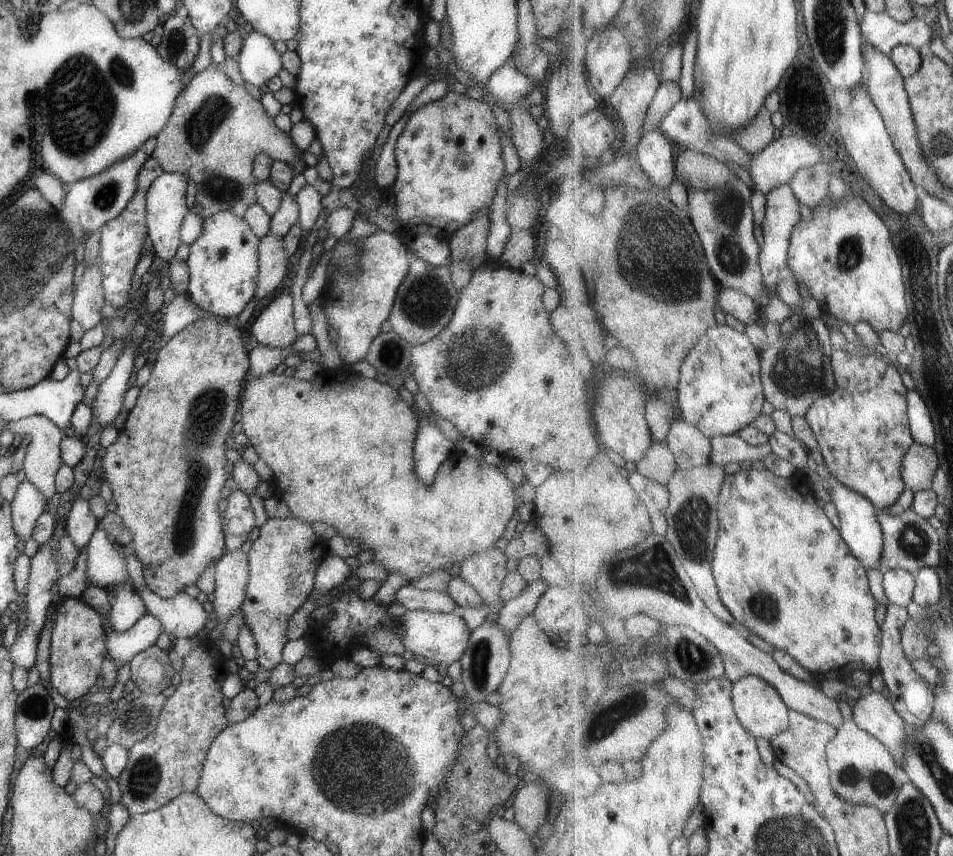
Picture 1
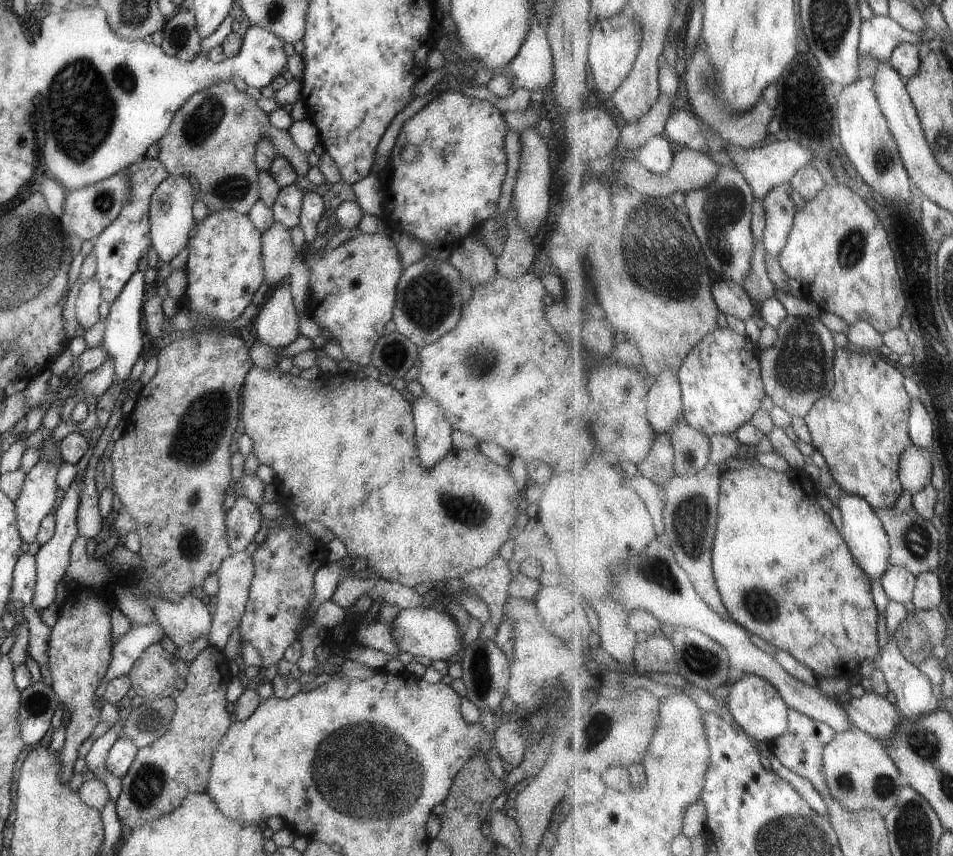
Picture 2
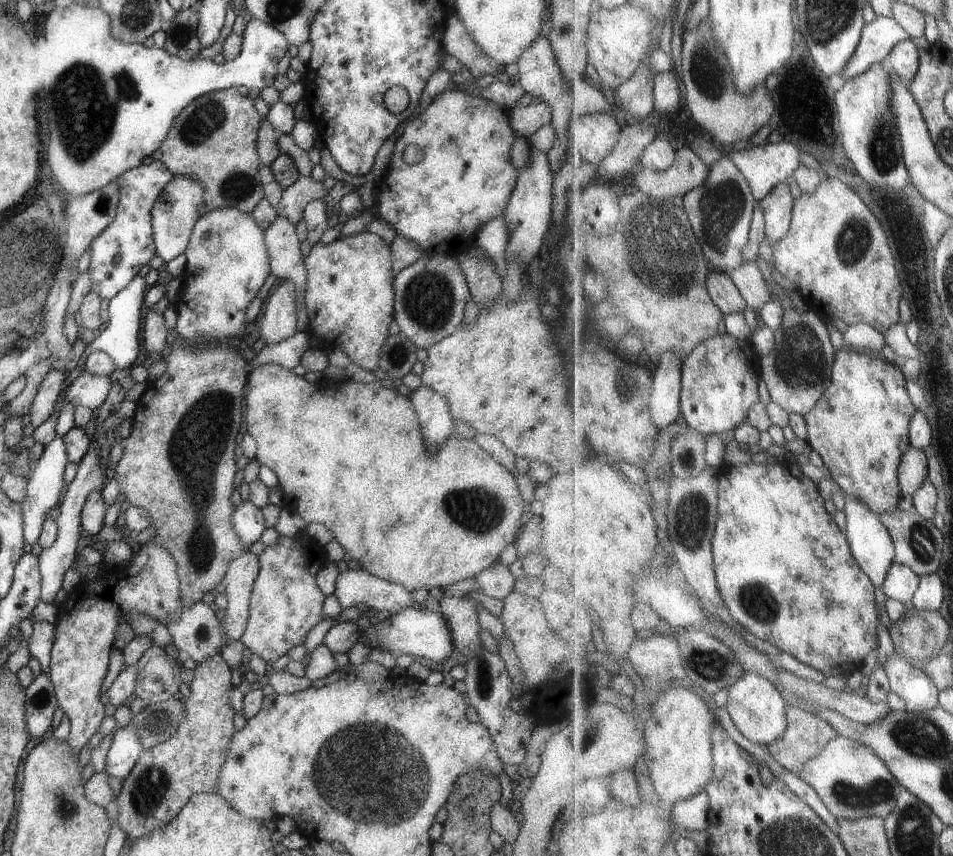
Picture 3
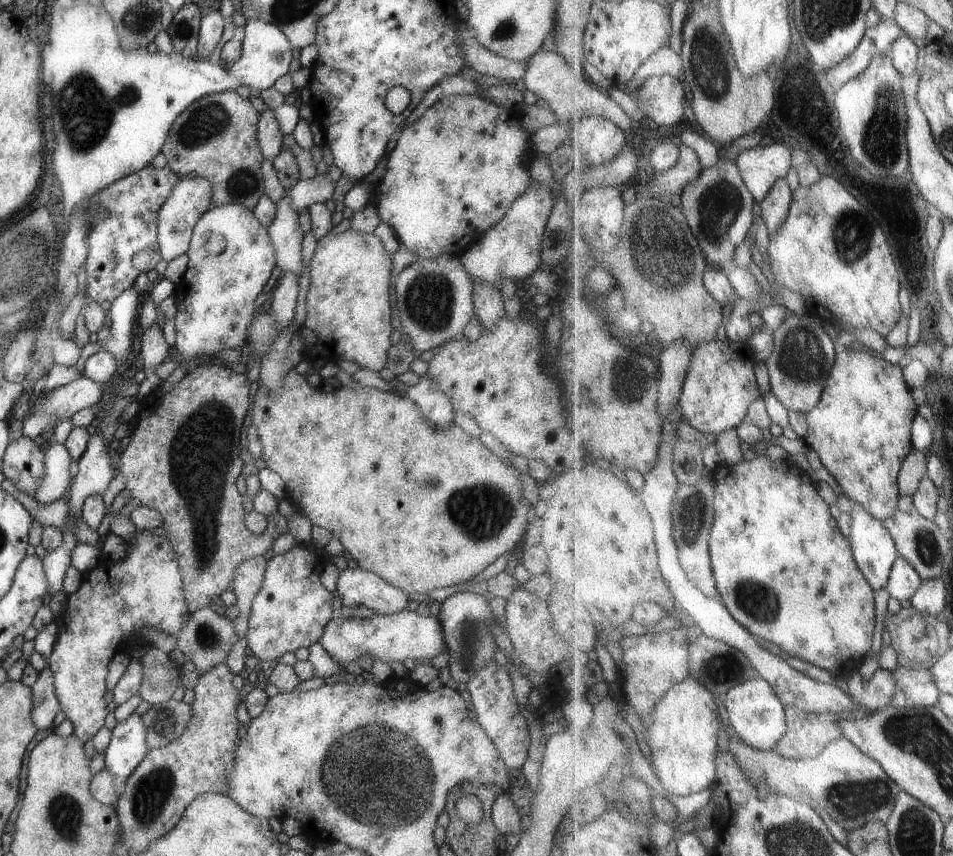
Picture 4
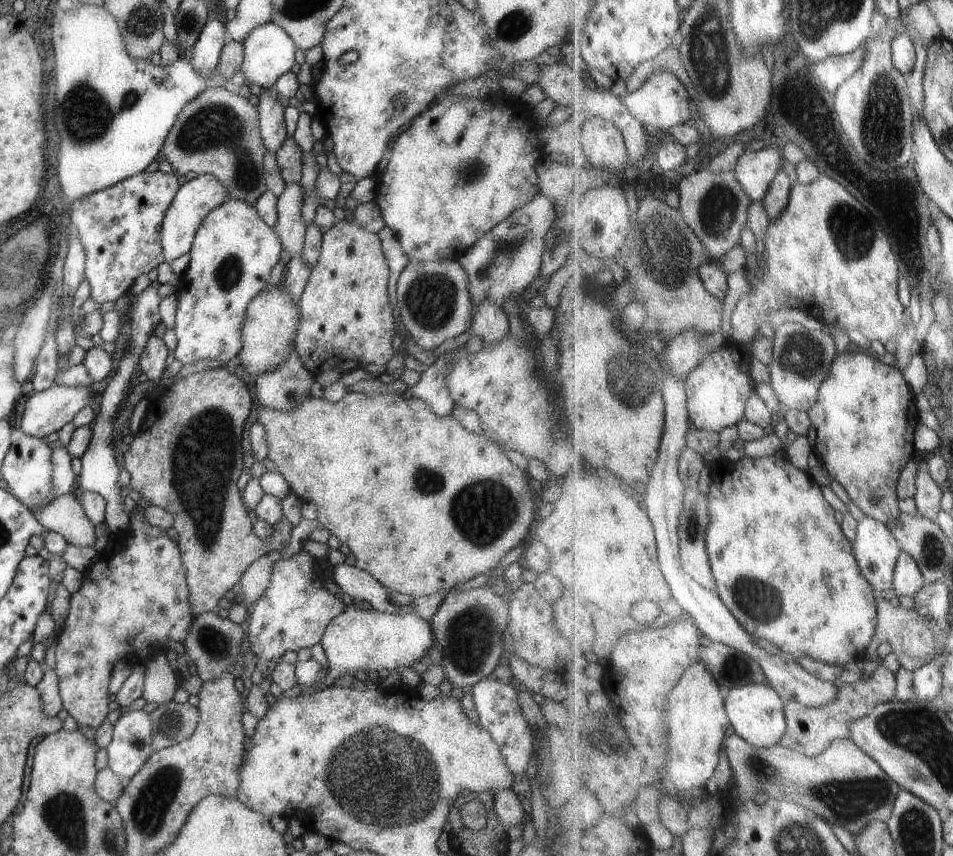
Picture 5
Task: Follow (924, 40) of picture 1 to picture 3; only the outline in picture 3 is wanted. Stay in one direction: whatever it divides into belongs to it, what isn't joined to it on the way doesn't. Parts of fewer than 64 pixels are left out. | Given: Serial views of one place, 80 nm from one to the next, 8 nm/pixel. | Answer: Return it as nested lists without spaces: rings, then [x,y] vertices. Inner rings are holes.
[[[876,16],[864,26],[860,45],[849,60],[841,78],[849,80],[867,72],[873,63],[888,64],[893,47],[912,36],[894,19],[894,17]]]

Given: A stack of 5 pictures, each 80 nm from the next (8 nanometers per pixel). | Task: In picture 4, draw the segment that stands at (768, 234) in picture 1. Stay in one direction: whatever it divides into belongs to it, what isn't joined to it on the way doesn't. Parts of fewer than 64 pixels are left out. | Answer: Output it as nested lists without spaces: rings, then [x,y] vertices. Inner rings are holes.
[[[781,178],[773,186],[764,202],[760,203],[762,218],[765,220],[770,234],[777,233],[784,227],[784,223],[788,221],[792,203],[791,188],[789,188],[787,180]]]

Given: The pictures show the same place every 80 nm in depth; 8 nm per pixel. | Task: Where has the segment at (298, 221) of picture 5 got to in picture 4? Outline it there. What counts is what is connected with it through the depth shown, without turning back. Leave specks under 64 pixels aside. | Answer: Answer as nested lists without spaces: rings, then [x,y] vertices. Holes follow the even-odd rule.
[[[285,194],[275,206],[274,219],[266,229],[274,248],[276,265],[282,274],[291,271],[299,277],[303,271],[300,253],[303,234],[298,223],[298,214],[292,209],[290,198]]]

